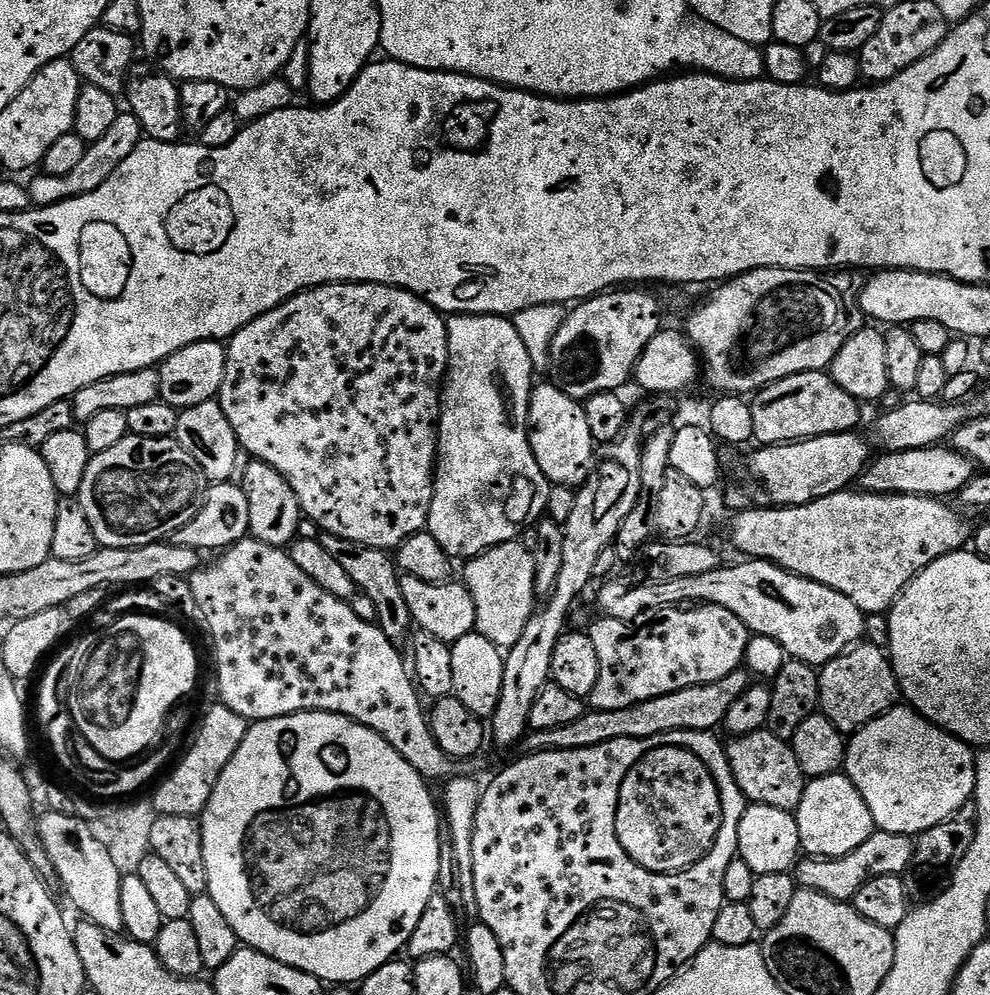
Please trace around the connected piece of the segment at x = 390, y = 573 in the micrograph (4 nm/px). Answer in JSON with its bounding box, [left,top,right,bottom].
[319,532,414,646]

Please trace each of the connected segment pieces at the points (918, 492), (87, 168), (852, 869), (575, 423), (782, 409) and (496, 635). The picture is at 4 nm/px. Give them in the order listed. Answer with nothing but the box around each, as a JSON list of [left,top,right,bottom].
[[858,446,974,498],[27,114,141,205],[794,830,914,902],[528,382,594,486],[751,371,861,445],[462,540,538,648]]

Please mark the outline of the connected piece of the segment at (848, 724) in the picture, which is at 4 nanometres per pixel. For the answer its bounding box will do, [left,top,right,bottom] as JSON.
[819,642,898,734]

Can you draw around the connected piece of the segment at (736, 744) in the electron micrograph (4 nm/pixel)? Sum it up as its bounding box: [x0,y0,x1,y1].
[727,730,806,812]

